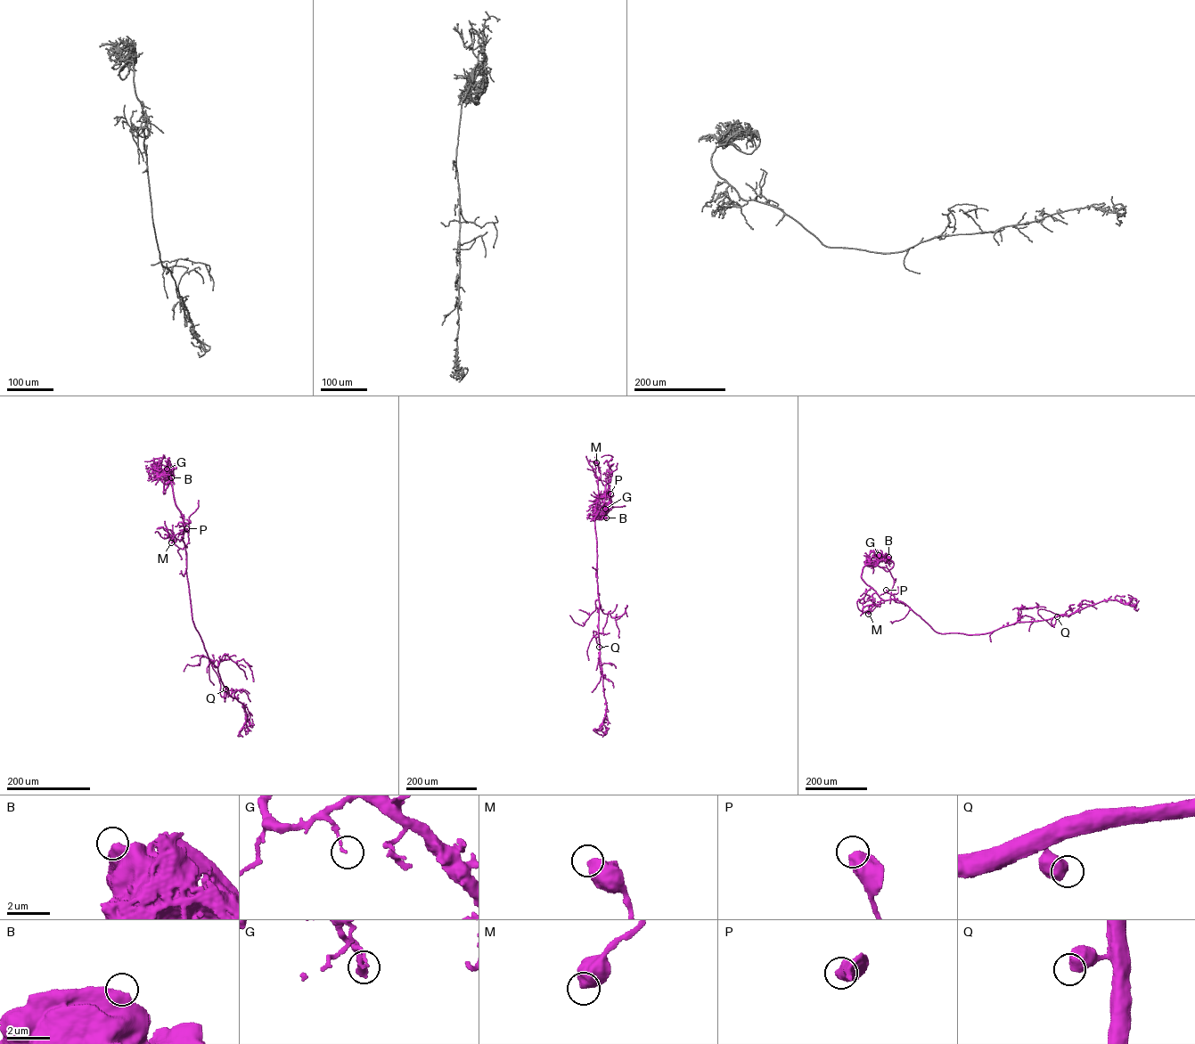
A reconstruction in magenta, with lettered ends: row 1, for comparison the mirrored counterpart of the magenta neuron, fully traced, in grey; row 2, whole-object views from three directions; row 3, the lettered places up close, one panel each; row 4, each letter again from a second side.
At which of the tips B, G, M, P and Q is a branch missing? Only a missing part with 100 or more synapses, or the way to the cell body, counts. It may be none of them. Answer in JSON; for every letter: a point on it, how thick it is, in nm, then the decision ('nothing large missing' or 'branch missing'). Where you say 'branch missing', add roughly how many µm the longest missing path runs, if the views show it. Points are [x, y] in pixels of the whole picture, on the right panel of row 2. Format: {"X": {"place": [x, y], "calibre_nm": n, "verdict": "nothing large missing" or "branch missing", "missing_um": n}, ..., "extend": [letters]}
{"B": {"place": [888, 557], "calibre_nm": 700, "verdict": "nothing large missing"}, "G": {"place": [879, 555], "calibre_nm": 110, "verdict": "nothing large missing"}, "M": {"place": [868, 614], "calibre_nm": 650, "verdict": "nothing large missing"}, "P": {"place": [886, 590], "calibre_nm": 600, "verdict": "nothing large missing"}, "Q": {"place": [1057, 616], "calibre_nm": 700, "verdict": "nothing large missing"}, "extend": []}

